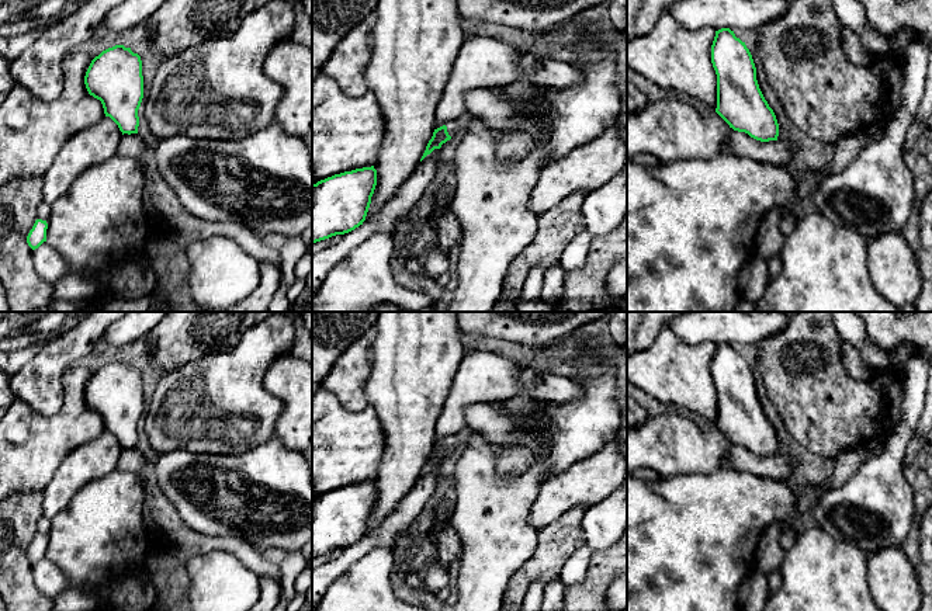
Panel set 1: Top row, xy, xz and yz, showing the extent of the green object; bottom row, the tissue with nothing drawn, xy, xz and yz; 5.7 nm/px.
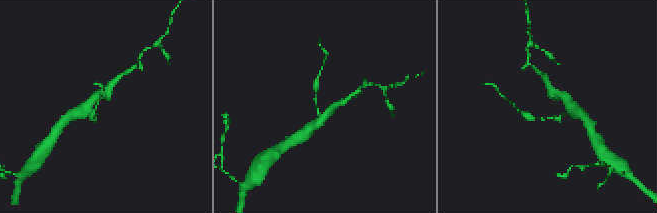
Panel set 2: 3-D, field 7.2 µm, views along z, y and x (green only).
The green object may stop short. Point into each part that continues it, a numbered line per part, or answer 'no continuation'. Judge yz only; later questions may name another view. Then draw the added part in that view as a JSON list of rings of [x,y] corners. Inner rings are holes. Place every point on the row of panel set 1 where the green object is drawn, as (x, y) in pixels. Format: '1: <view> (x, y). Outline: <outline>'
no continuation

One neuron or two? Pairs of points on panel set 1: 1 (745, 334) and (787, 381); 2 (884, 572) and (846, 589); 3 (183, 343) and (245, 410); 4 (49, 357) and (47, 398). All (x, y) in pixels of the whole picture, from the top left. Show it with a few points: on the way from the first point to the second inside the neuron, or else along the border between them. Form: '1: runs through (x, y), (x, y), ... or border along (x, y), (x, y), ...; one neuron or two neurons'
1: border along (786, 326), (764, 337), (756, 344); two neurons
2: border along (866, 554), (866, 582), (872, 596); two neurons
3: border along (229, 349), (221, 353), (203, 354), (167, 372); two neurons
4: runs through (48, 367), (47, 388); one neuron

